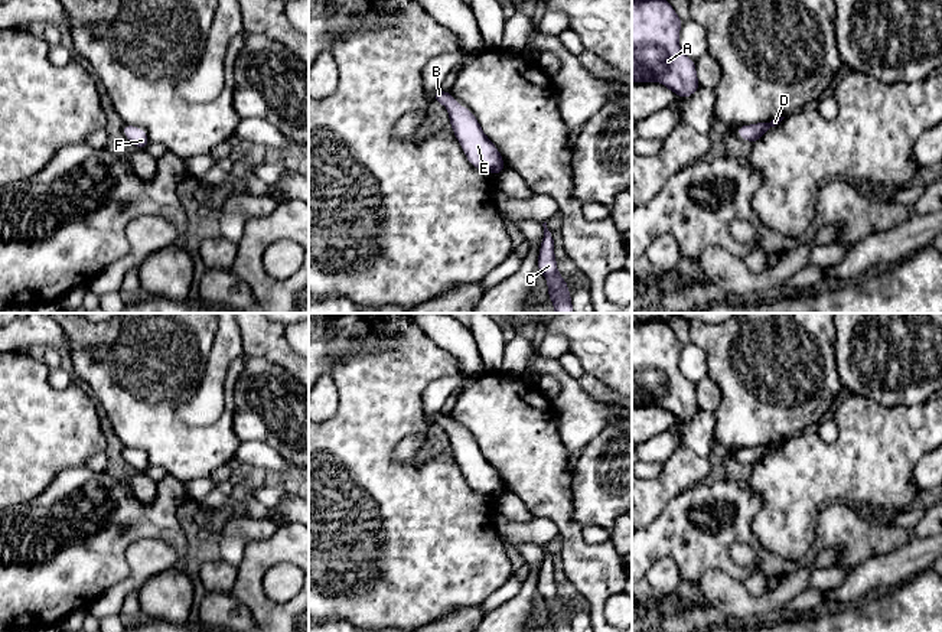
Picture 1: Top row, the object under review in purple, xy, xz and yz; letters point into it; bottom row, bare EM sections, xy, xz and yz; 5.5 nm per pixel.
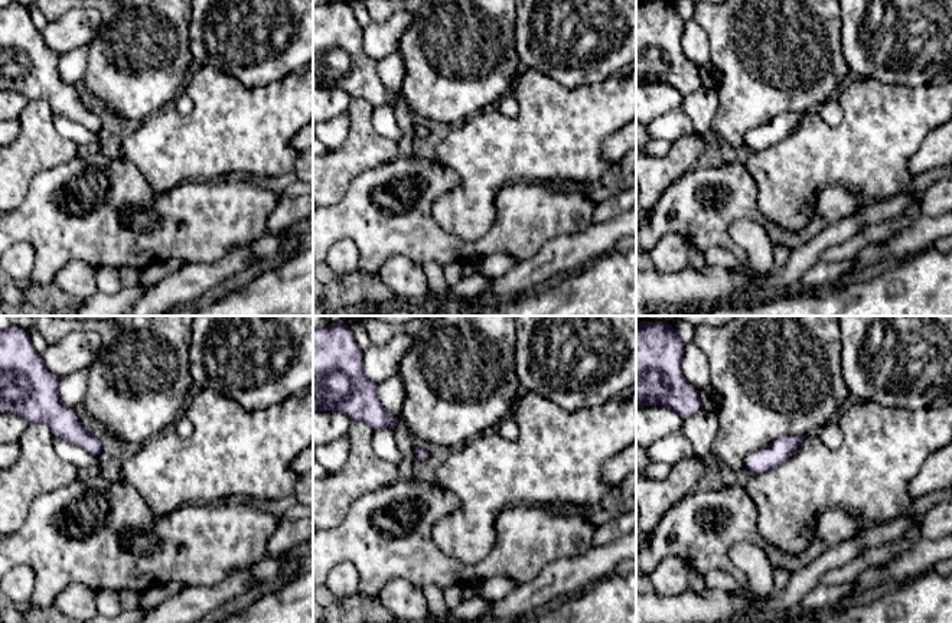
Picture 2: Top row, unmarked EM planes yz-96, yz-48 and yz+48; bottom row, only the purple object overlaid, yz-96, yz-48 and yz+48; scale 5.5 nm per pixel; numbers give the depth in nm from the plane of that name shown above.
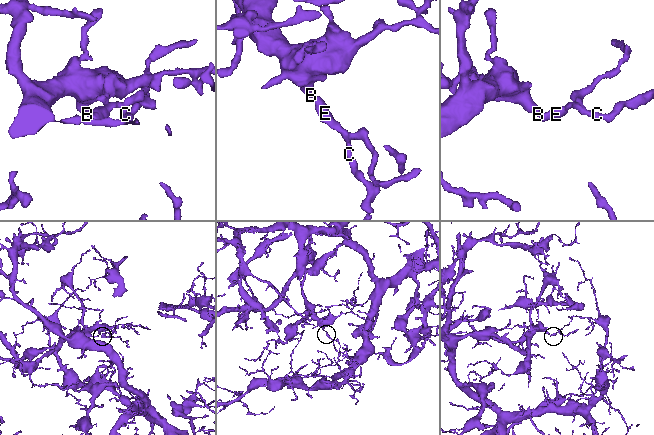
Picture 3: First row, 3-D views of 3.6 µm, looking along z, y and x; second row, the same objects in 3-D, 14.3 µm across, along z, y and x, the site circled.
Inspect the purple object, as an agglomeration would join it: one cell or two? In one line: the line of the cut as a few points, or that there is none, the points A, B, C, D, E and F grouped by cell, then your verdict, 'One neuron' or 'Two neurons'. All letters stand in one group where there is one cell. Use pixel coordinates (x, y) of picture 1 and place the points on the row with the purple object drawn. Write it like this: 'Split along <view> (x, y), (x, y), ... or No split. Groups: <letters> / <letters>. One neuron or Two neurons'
No split. Groups: A B C D E F. One neuron

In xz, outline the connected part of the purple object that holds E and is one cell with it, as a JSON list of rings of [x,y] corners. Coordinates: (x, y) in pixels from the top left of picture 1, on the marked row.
[[[437,89],[433,97],[434,101],[449,110],[453,133],[469,163],[483,172],[499,175],[505,169],[503,159],[496,146],[483,133],[473,113],[459,105],[450,92],[443,89]]]

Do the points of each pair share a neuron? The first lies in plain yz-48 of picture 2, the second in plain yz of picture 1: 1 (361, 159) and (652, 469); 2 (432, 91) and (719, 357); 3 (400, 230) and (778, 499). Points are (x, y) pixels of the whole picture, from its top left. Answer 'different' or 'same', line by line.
1: different
2: same
3: different

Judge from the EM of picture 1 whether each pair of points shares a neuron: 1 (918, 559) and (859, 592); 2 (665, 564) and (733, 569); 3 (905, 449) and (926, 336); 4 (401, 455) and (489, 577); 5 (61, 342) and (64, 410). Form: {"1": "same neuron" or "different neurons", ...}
{"1": "same neuron", "2": "different neurons", "3": "different neurons", "4": "different neurons", "5": "different neurons"}

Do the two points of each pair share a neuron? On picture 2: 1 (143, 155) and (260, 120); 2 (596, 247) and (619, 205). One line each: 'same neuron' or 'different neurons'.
1: same neuron
2: different neurons

